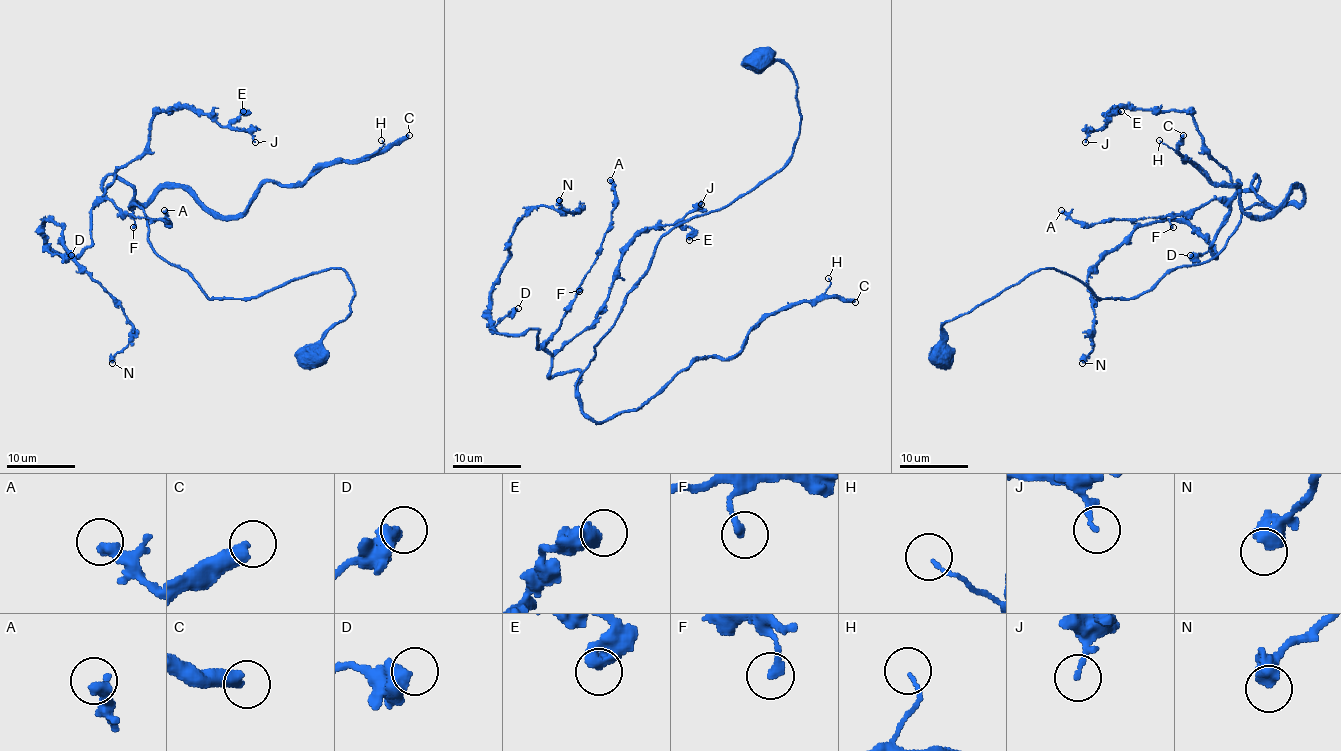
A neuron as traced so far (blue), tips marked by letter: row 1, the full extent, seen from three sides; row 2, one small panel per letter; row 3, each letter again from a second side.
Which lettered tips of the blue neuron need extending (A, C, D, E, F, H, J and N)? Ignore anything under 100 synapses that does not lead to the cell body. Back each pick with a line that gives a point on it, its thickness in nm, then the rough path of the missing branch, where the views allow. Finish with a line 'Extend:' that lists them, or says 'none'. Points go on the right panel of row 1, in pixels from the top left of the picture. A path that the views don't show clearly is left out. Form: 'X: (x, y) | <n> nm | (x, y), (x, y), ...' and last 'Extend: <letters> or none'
C: (1183, 135) | 440 nm
Extend: C

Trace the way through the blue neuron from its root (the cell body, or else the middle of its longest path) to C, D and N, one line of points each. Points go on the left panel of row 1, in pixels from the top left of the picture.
C: (315, 359), (351, 313), (342, 269), (208, 298), (131, 203), (188, 188), (239, 215), (267, 181), (409, 135)
D: (315, 359), (351, 313), (342, 269), (208, 298), (110, 174), (92, 243), (49, 251), (71, 255)
N: (315, 359), (351, 313), (342, 269), (208, 298), (110, 174), (88, 246), (44, 232), (131, 325), (112, 363)

